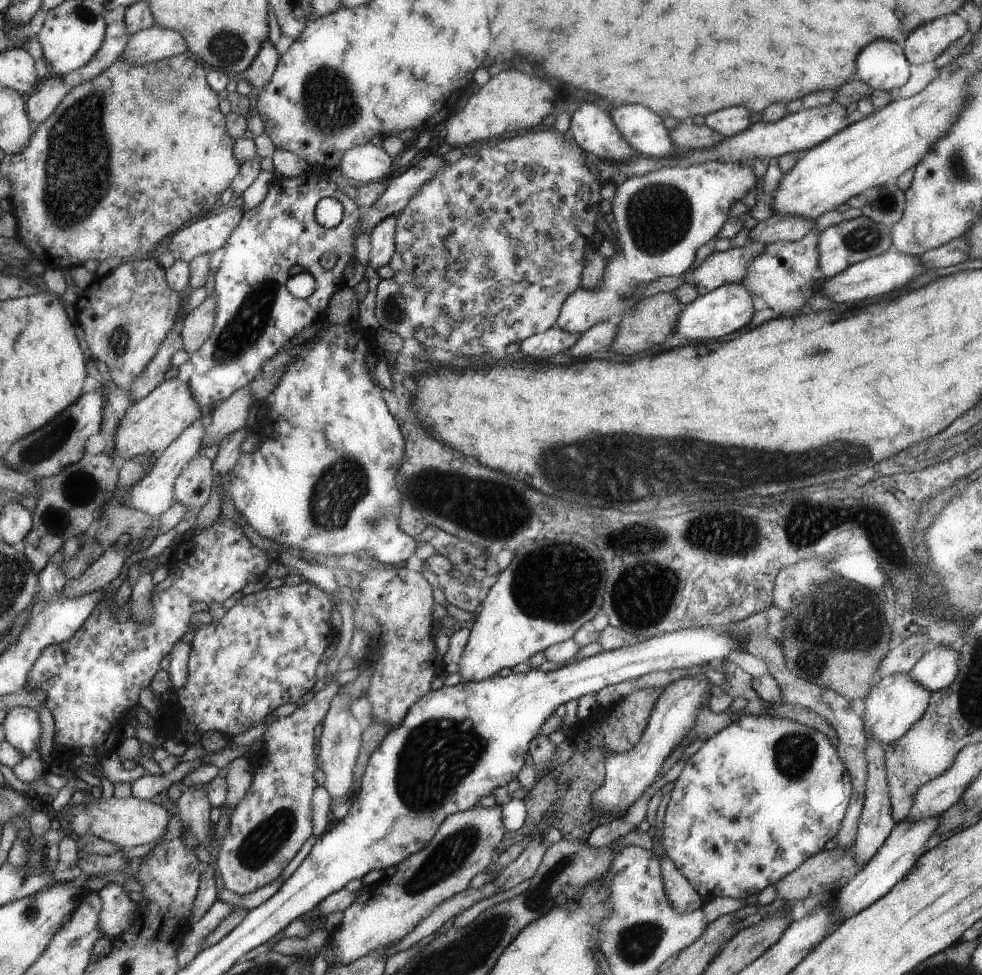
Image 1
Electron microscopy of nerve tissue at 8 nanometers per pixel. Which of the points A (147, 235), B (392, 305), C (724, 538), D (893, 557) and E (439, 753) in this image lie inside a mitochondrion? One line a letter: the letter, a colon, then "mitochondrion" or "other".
A: other
B: mitochondrion
C: mitochondrion
D: other
E: mitochondrion

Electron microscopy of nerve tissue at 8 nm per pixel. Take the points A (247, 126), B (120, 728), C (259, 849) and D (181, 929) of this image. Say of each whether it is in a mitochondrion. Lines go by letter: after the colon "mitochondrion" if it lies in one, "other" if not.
A: other
B: other
C: mitochondrion
D: other

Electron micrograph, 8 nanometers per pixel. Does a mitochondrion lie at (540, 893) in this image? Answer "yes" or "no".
yes

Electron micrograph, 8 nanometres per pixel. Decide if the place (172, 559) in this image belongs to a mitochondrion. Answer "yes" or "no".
no

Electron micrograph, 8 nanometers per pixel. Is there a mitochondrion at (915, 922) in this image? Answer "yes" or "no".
no

